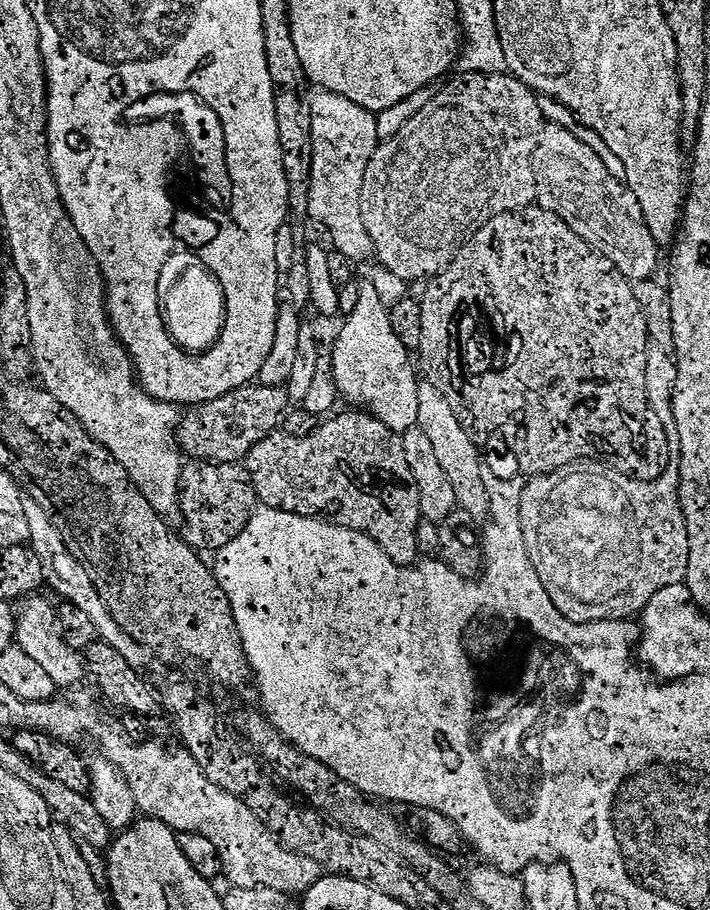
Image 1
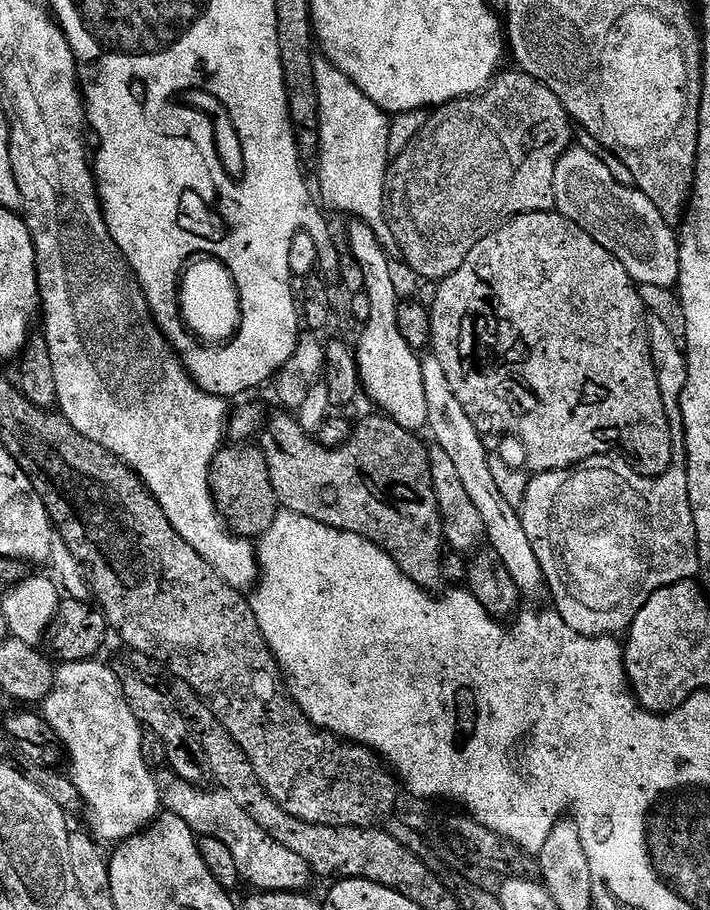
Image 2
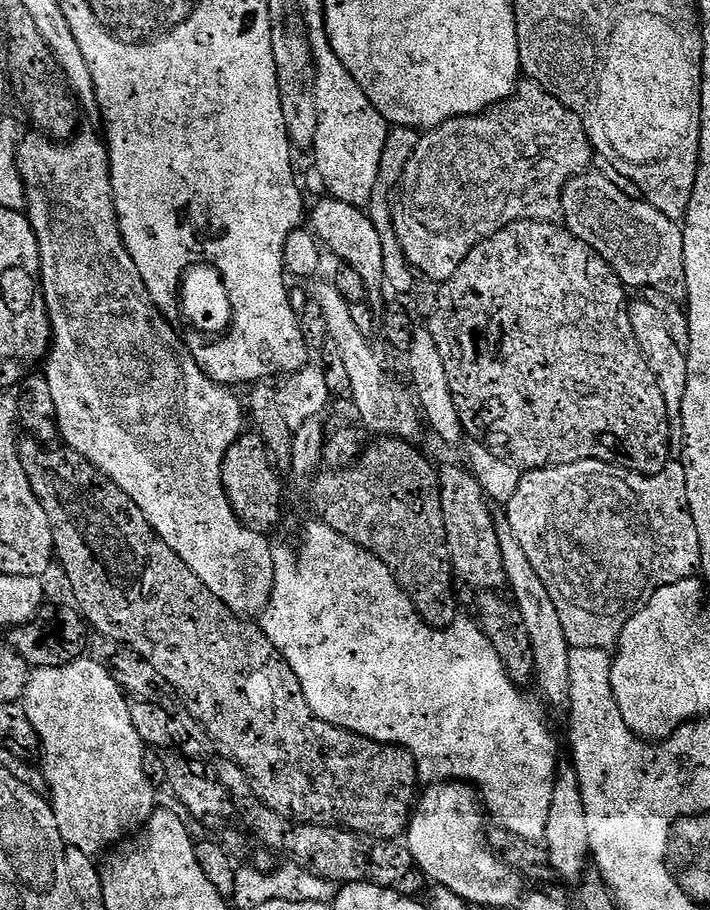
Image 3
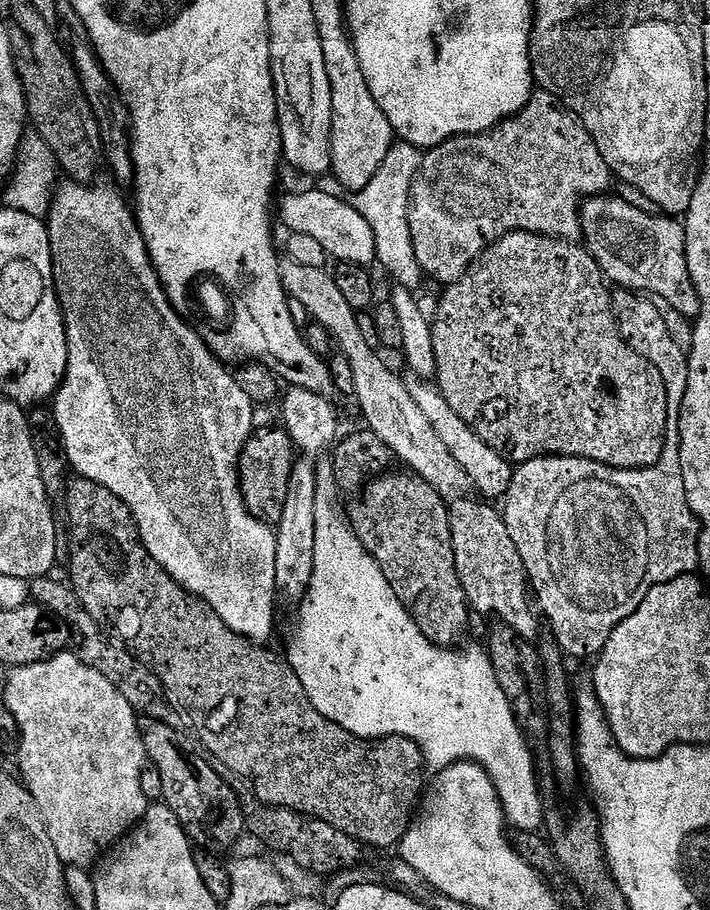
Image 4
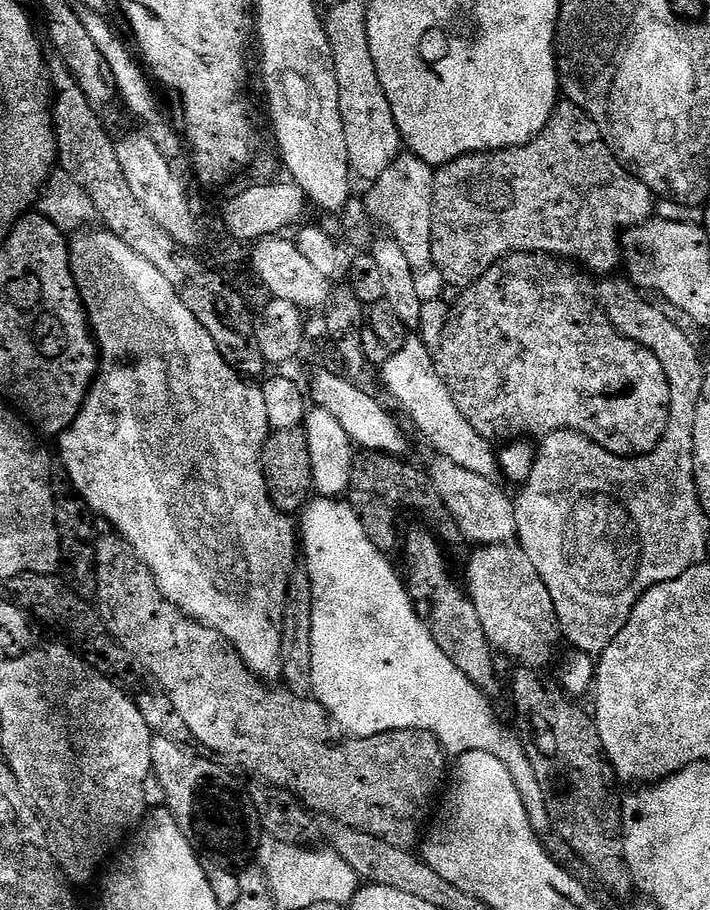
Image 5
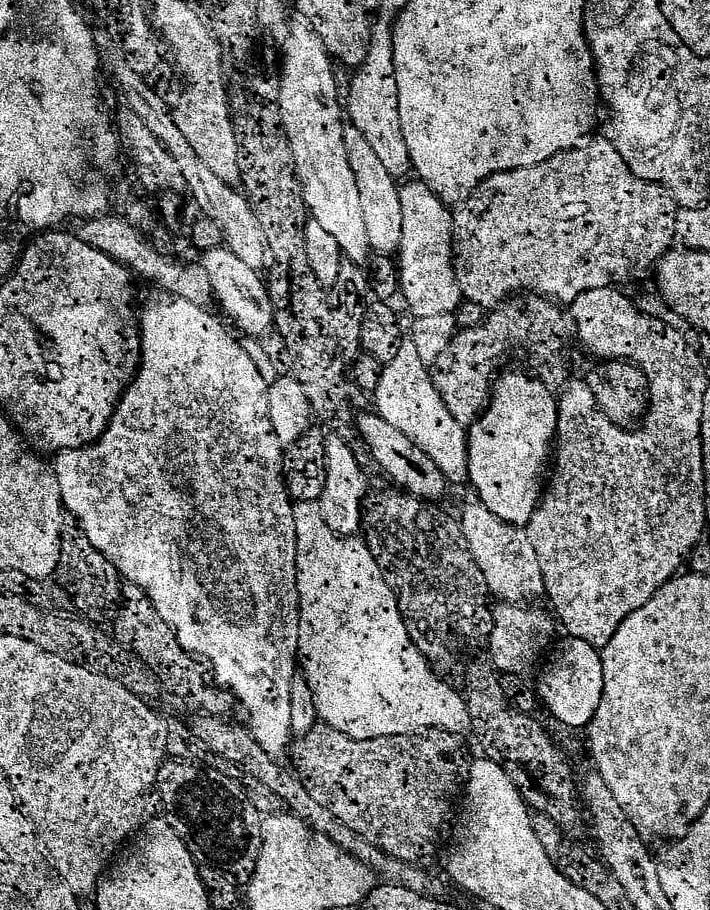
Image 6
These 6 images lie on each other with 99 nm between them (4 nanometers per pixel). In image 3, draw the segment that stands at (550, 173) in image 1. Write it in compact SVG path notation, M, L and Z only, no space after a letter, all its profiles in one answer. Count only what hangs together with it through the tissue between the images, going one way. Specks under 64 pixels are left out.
M597 170L581 172L564 188L563 219L568 231L586 242L612 269L629 289L653 288L666 299L684 302L688 299L686 286L686 258L684 257L684 230L677 221L666 218L655 206L643 198L631 200L614 181Z

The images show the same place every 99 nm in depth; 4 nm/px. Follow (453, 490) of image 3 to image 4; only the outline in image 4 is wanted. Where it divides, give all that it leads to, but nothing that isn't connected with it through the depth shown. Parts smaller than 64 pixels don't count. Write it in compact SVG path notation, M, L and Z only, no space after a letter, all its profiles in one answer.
M469 498L451 503L449 507L451 528L448 539L459 582L464 586L466 601L473 613L492 614L500 618L505 627L526 639L537 632L538 620L520 551L510 538L503 515L488 505L491 503L480 502Z

